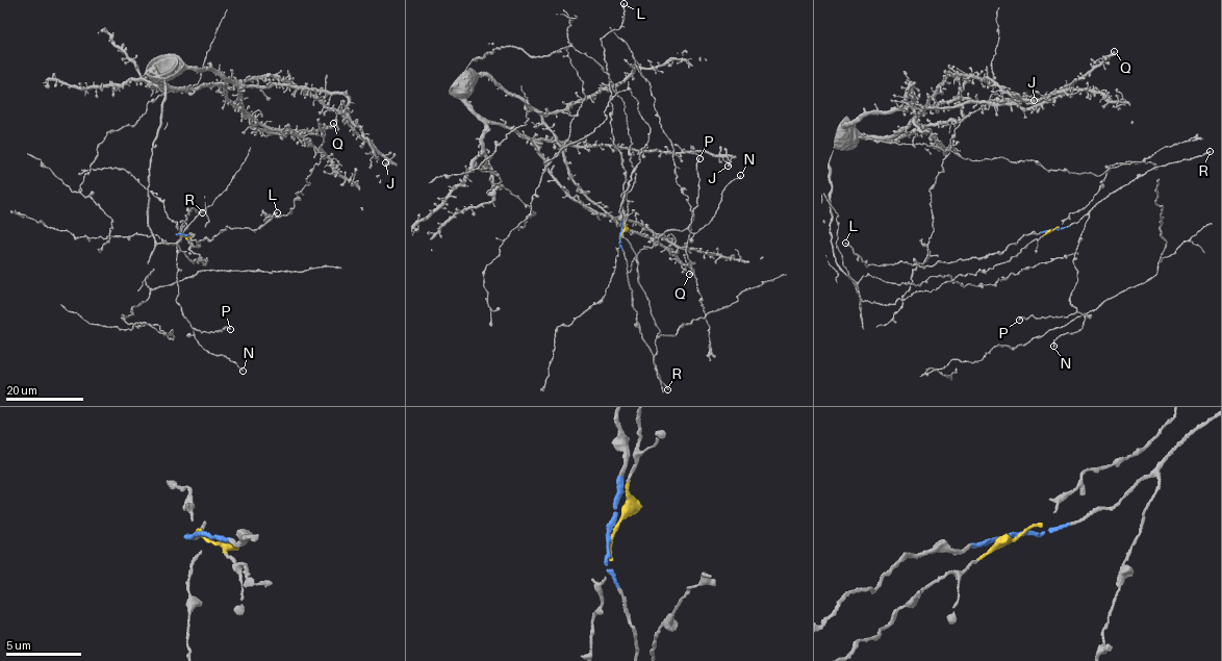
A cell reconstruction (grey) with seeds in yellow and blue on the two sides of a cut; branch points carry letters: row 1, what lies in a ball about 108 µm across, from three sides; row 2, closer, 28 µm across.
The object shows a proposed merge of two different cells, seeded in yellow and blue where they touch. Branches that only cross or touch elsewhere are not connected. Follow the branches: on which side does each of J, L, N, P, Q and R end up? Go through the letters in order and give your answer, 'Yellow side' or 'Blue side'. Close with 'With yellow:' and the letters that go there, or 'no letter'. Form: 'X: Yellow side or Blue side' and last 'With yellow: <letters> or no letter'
J: Yellow side
L: Blue side
N: Blue side
P: Blue side
Q: Yellow side
R: Blue side
With yellow: J, Q

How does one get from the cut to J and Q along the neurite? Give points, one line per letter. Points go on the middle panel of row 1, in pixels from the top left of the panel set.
J: (620, 235), (635, 178), (602, 67), (566, 46), (469, 61), (465, 100), (522, 134), (728, 166)
Q: (620, 235), (635, 178), (602, 67), (566, 46), (474, 60), (534, 107), (580, 189), (689, 274)

